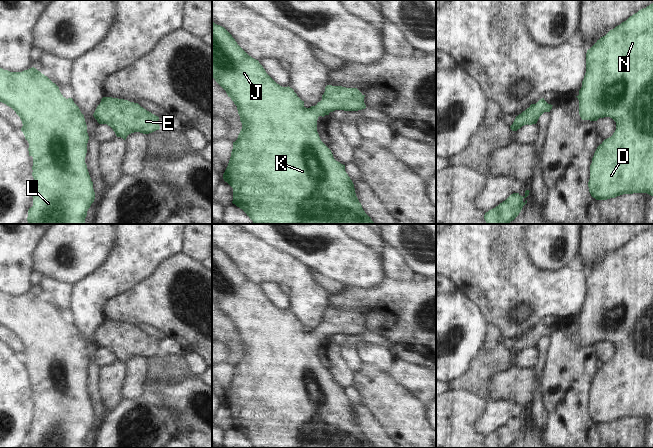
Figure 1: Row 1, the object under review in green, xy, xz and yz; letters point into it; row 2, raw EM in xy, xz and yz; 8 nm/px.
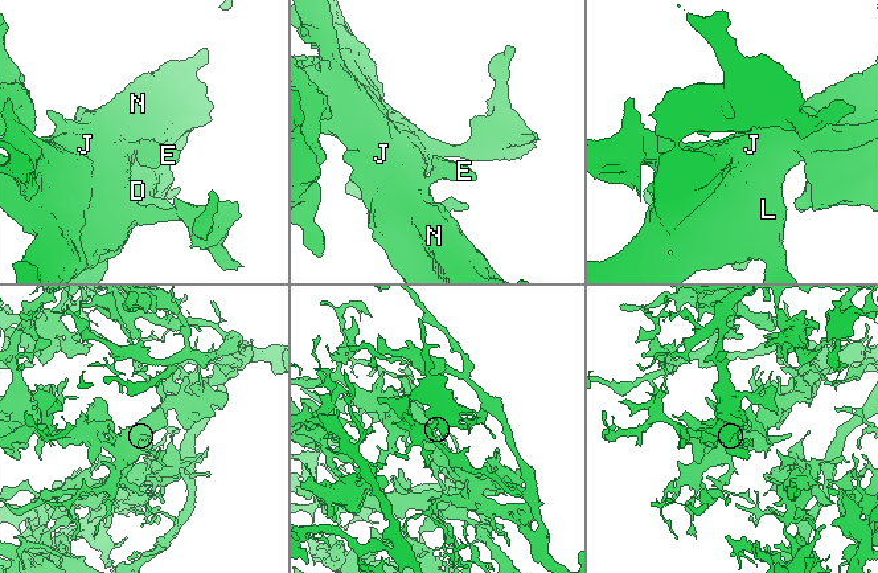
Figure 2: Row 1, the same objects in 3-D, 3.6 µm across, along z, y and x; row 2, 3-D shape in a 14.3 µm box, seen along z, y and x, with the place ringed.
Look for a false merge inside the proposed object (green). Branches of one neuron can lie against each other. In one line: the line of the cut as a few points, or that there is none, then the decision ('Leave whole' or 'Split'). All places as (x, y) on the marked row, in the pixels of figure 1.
No split. Leave whole.

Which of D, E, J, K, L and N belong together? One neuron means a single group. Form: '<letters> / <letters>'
D E J K L N

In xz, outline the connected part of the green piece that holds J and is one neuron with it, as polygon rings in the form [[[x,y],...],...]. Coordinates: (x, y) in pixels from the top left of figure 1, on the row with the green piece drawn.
[[[212,22],[212,77],[237,106],[242,129],[223,179],[233,188],[233,201],[254,224],[374,224],[359,202],[345,165],[336,161],[321,141],[317,120],[335,110],[358,111],[366,108],[357,88],[327,85],[322,100],[306,108],[292,88],[277,84],[258,60],[249,56],[222,26]]]

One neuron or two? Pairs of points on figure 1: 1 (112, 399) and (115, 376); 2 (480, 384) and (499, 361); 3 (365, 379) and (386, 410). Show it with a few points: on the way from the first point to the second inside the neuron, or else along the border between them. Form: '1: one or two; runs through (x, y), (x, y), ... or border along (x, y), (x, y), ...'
1: one; runs through (112, 393), (112, 382)
2: one; runs through (482, 378), (493, 367)
3: one; runs through (373, 387), (386, 402)

